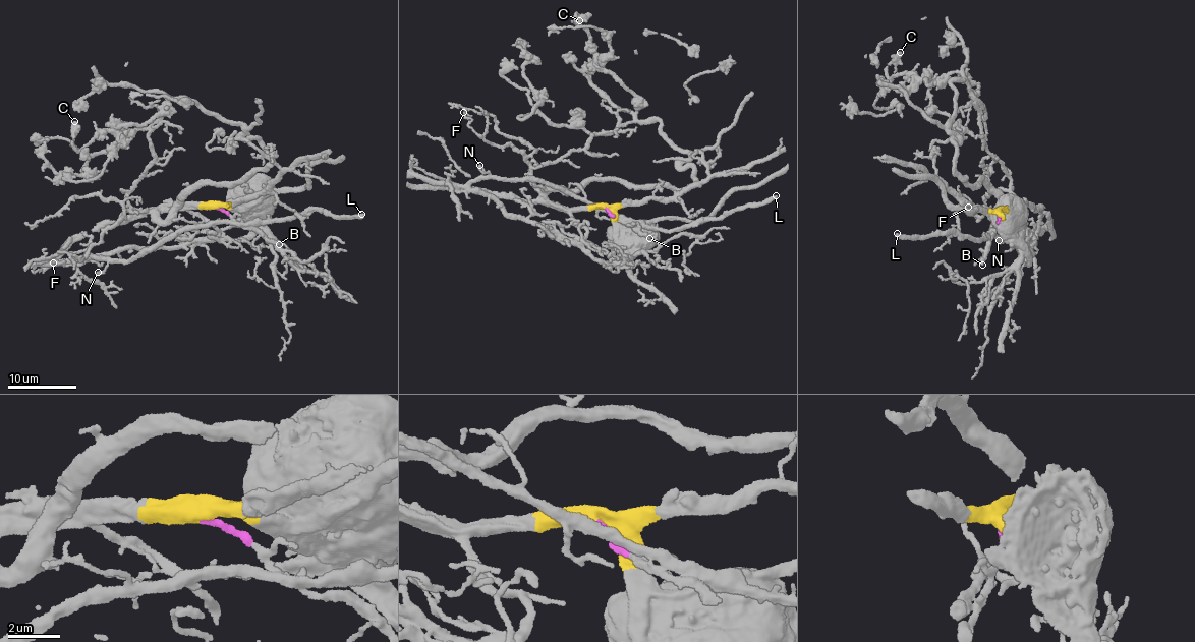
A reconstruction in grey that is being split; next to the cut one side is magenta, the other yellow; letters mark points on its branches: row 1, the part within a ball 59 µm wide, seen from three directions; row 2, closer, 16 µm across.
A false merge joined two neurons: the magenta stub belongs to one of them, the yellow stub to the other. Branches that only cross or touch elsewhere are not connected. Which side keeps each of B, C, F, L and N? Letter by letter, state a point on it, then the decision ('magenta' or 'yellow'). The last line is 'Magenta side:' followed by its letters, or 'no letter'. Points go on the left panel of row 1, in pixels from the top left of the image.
B: (279, 244) | magenta
C: (74, 121) | yellow
F: (53, 263) | yellow
L: (361, 214) | magenta
N: (98, 272) | magenta
Magenta side: B, L, N

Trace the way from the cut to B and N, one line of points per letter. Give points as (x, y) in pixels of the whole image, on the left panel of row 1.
B: (214, 208), (229, 213), (237, 222), (250, 224), (269, 240), (279, 243)
N: (214, 208), (227, 213), (233, 221), (189, 226), (126, 260), (112, 258), (102, 272), (97, 271)

